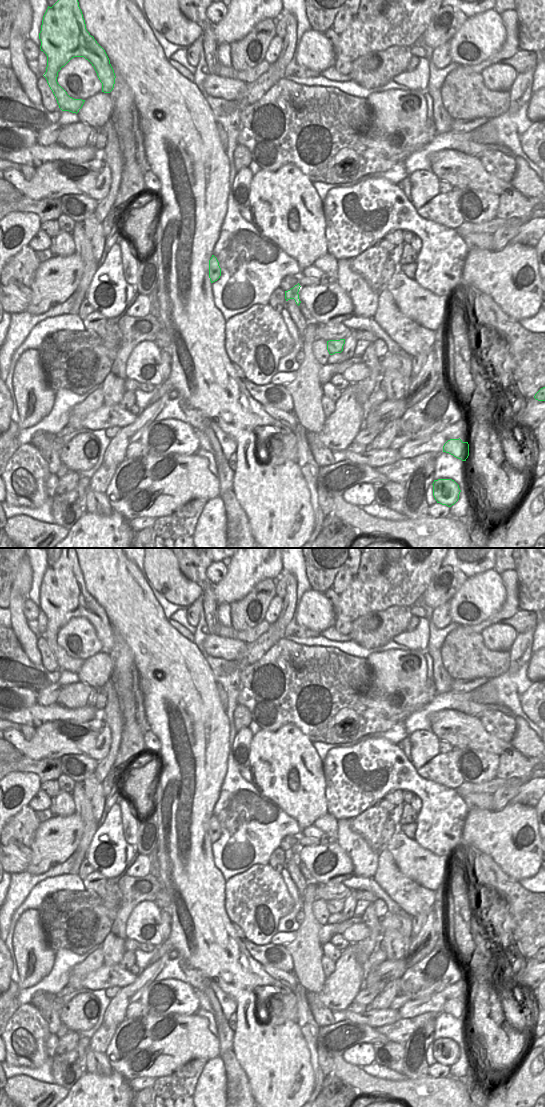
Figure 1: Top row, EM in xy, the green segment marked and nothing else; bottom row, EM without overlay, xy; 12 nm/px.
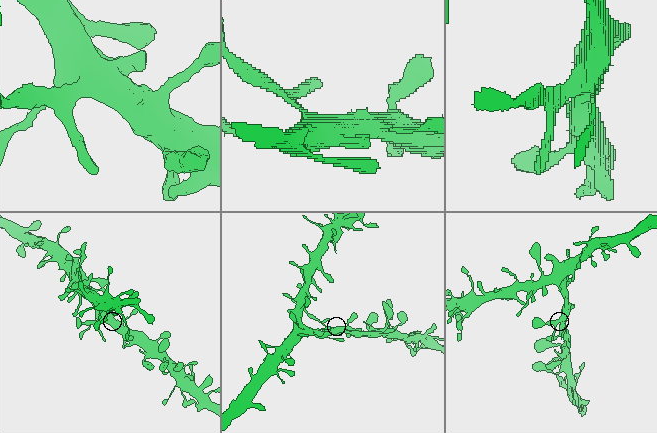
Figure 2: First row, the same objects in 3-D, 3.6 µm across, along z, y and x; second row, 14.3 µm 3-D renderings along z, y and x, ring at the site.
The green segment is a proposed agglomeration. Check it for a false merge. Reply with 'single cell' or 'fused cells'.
single cell

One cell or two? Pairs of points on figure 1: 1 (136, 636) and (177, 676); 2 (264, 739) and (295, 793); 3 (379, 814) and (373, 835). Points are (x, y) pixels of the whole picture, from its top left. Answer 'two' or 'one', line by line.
1: one
2: one
3: one

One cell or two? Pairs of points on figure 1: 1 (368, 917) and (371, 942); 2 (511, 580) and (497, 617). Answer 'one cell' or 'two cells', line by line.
1: one cell
2: one cell

